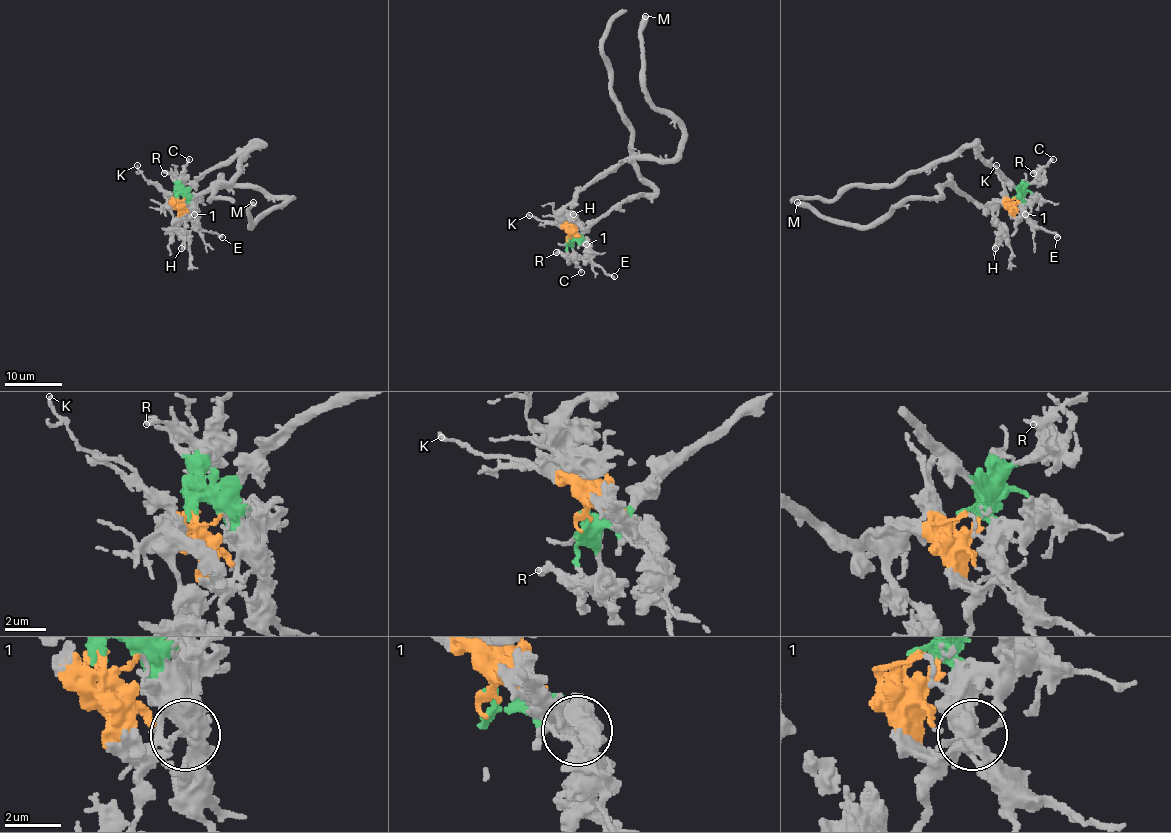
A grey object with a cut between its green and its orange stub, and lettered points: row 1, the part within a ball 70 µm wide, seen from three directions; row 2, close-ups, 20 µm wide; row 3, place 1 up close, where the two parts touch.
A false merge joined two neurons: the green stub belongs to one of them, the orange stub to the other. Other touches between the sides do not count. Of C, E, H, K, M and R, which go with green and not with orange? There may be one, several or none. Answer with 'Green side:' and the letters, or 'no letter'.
Green side: C, E, R

